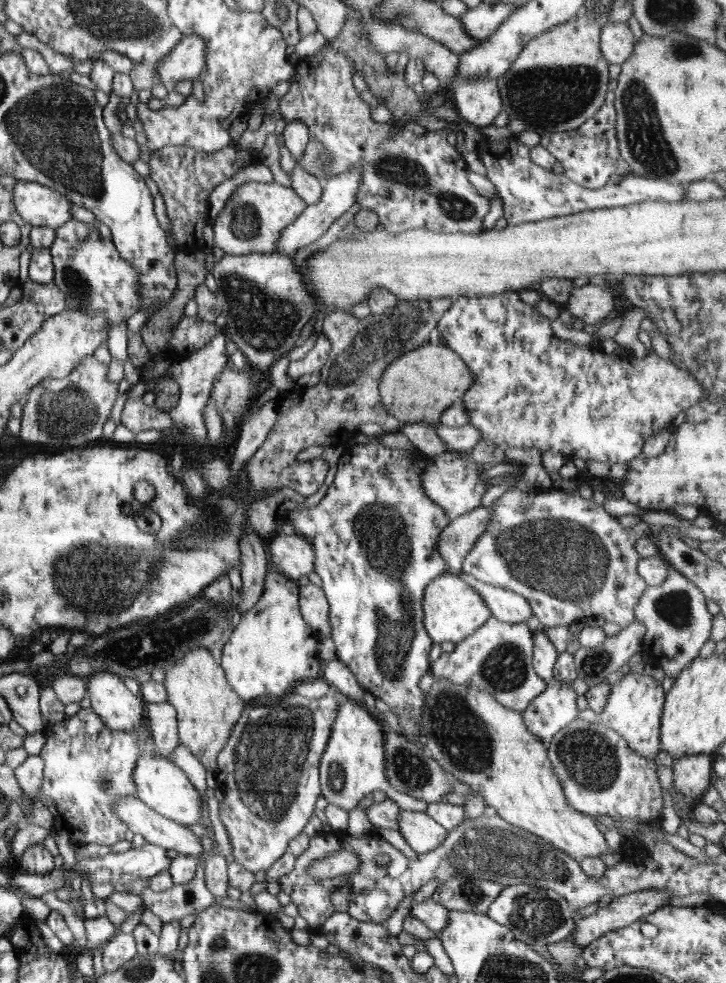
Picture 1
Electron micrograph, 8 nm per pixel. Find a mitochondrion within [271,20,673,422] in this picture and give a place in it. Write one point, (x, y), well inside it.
(542, 97)

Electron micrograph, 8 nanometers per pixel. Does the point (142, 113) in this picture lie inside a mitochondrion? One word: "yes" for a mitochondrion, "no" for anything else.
no

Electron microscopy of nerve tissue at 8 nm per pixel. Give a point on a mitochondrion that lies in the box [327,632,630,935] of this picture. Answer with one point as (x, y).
(487, 848)

